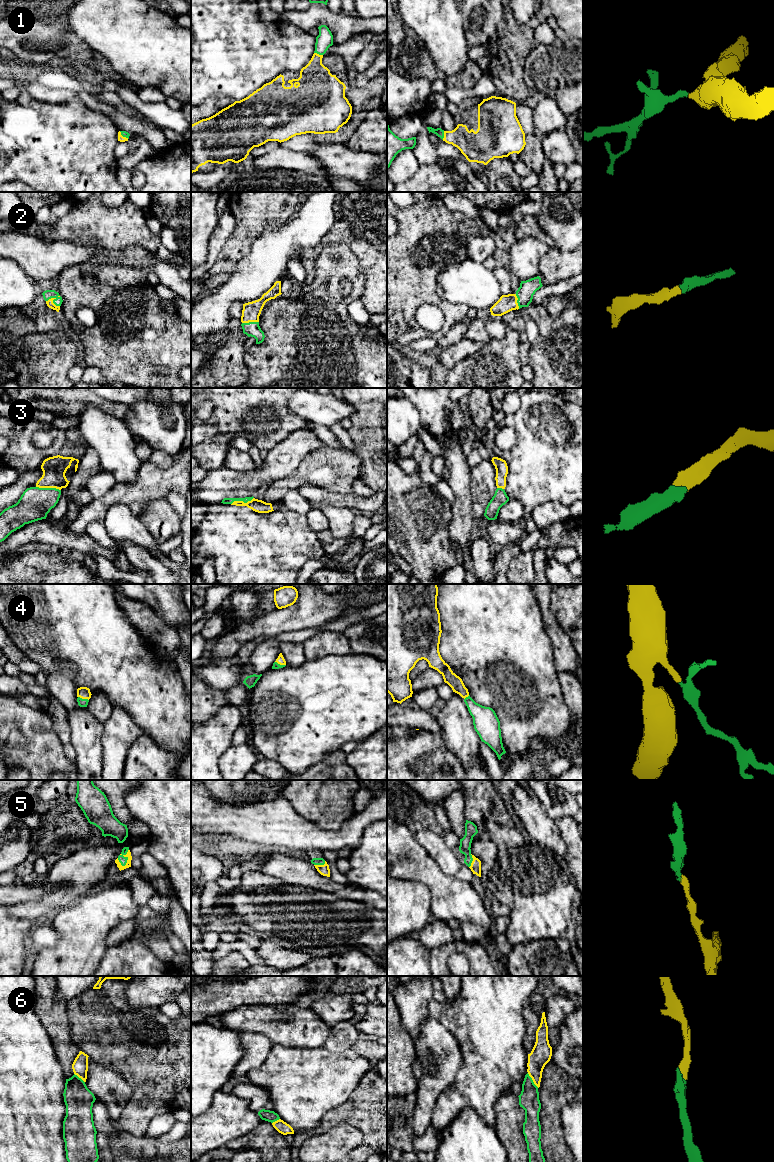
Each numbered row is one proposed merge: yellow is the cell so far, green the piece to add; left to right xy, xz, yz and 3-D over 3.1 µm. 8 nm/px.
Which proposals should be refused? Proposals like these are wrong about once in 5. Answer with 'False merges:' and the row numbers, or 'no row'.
False merges: no row

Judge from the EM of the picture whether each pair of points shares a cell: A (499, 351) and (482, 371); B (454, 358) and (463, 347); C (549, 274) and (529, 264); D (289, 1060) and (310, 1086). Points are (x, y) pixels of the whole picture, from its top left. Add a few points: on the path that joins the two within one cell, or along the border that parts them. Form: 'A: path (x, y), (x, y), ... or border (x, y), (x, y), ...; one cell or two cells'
A: path (498, 356), (487, 367); one cell
B: path (455, 355), (460, 350); one cell
C: border (549, 247), (539, 262), (537, 275); two cells
D: path (290, 1066), (304, 1080); one cell

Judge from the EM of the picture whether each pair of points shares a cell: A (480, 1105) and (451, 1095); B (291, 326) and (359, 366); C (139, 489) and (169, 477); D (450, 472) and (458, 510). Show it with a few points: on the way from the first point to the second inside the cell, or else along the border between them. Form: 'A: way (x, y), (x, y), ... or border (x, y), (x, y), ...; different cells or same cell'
A: border (454, 1083), (455, 1087), (464, 1096), (467, 1105); different cells
B: way (308, 343), (333, 366), (342, 366); same cell
C: way (146, 488), (151, 483), (162, 482); same cell
D: way (459, 481), (460, 501); same cell

